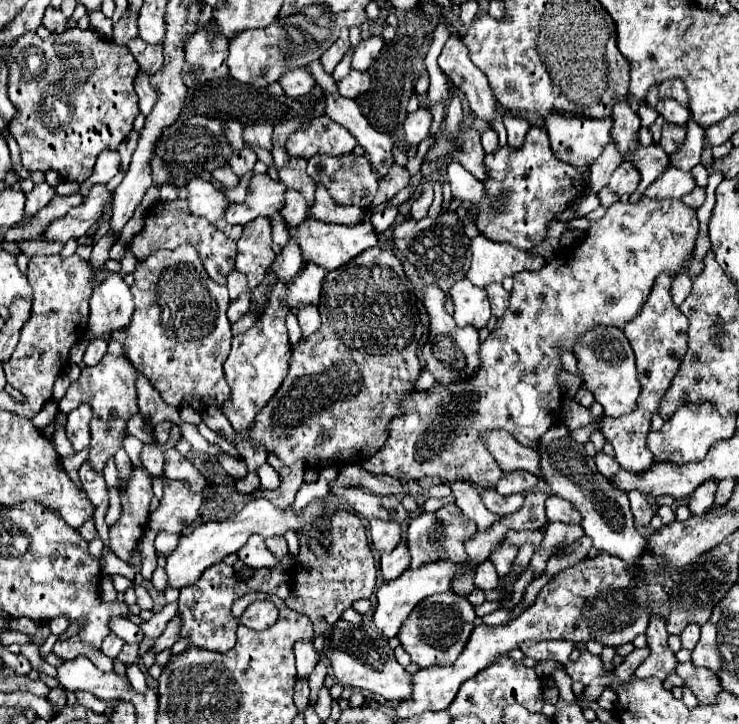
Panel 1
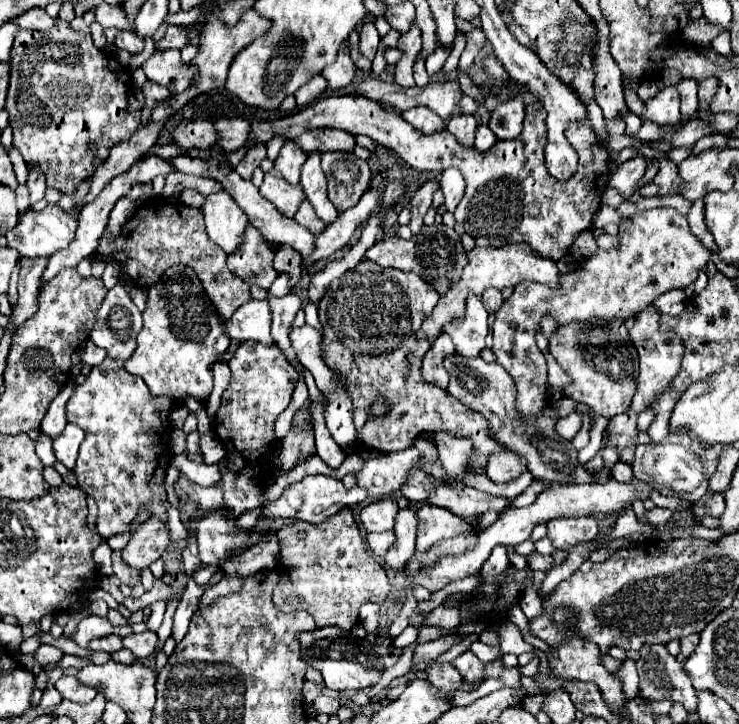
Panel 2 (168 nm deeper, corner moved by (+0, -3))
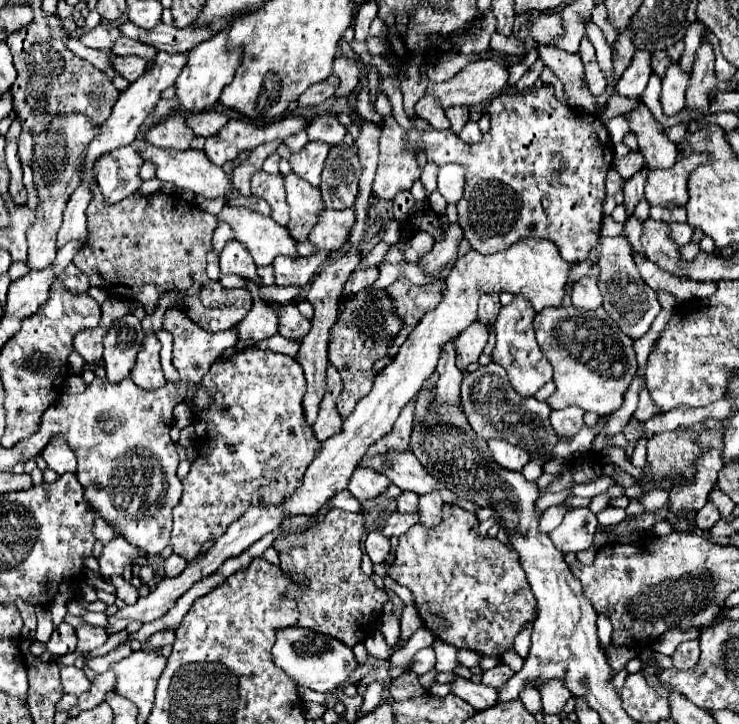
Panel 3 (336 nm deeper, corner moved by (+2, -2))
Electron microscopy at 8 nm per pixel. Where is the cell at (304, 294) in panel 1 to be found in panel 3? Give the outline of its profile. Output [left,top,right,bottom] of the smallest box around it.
[233,301,277,353]

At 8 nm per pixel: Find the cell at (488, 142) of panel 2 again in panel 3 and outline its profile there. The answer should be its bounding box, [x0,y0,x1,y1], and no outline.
[459,121,481,143]

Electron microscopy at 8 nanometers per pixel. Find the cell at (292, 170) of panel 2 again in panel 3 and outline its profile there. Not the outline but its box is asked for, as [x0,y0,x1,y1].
[285,131,309,153]

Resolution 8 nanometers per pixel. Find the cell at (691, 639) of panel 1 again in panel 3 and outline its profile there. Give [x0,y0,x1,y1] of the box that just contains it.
[671,641,699,669]

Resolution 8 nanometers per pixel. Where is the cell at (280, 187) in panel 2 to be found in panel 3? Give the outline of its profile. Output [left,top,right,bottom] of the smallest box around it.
[285,173,325,241]

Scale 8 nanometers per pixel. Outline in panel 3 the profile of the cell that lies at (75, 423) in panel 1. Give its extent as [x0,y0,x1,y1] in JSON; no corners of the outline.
[41,437,77,475]

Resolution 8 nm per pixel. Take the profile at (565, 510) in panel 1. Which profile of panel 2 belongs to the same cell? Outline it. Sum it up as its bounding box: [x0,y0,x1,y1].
[547,516,599,550]

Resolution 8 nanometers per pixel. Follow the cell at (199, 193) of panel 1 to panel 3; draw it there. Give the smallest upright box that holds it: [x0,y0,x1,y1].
[217,205,299,265]

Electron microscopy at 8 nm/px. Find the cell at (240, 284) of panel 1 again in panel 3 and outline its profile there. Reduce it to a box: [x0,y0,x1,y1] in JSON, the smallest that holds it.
[259,285,301,305]

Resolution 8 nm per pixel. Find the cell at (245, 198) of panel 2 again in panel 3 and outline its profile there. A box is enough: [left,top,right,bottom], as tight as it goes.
[139,145,231,199]

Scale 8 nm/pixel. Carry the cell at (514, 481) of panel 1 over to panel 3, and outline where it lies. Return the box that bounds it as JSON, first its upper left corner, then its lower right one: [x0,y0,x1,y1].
[489,439,529,471]

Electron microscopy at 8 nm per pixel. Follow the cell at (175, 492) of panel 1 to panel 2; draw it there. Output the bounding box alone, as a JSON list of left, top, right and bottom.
[123,518,171,568]

